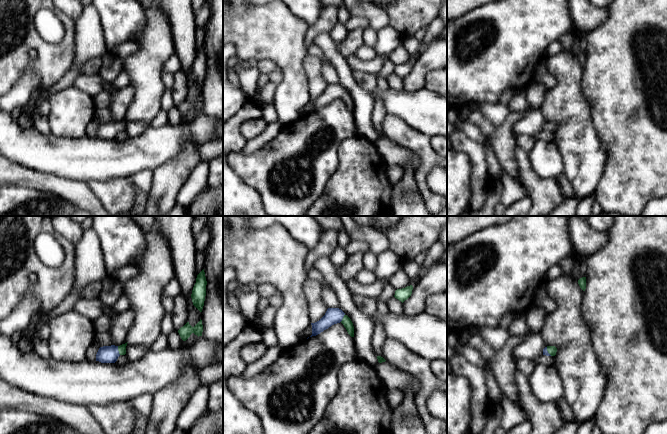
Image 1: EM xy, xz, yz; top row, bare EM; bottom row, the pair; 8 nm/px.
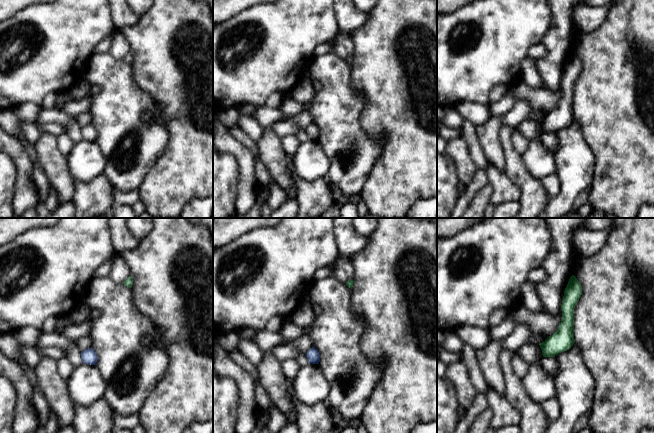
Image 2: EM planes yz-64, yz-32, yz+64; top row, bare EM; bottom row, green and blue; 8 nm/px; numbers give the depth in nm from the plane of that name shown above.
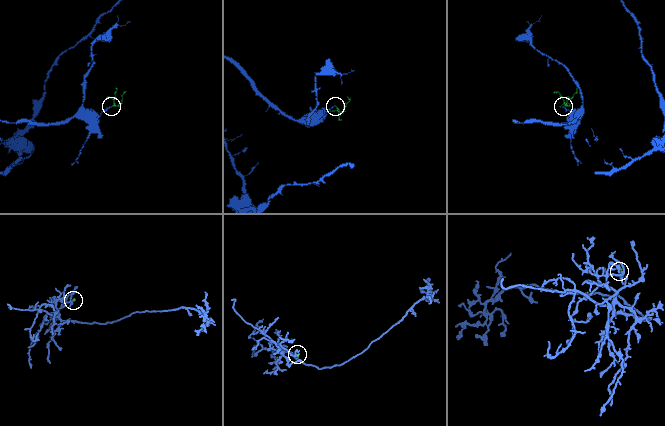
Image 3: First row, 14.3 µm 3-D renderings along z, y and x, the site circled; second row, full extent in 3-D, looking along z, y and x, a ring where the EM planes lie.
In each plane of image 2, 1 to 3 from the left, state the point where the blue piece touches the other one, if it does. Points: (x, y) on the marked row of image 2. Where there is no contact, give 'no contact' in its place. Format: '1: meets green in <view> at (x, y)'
1: no contact
2: no contact
3: no contact

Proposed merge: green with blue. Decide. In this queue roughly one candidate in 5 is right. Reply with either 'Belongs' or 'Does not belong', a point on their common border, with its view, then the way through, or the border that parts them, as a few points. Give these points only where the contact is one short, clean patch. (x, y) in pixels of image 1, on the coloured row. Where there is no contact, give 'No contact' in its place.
Belongs. Touches green at xy (118, 350). Path across: xy (122, 348), (118, 350), (107, 354)

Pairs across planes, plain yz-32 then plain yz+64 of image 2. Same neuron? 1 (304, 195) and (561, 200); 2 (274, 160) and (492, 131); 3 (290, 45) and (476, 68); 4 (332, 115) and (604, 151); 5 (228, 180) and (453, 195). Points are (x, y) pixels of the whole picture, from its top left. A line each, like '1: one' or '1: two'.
1: two
2: one
3: one
4: two
5: one

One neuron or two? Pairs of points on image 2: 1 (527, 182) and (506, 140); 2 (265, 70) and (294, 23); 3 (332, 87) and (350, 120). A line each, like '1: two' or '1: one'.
1: one
2: one
3: one

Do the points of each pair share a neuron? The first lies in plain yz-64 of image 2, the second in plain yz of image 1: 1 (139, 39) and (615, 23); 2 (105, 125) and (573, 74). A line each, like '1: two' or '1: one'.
1: one
2: one

